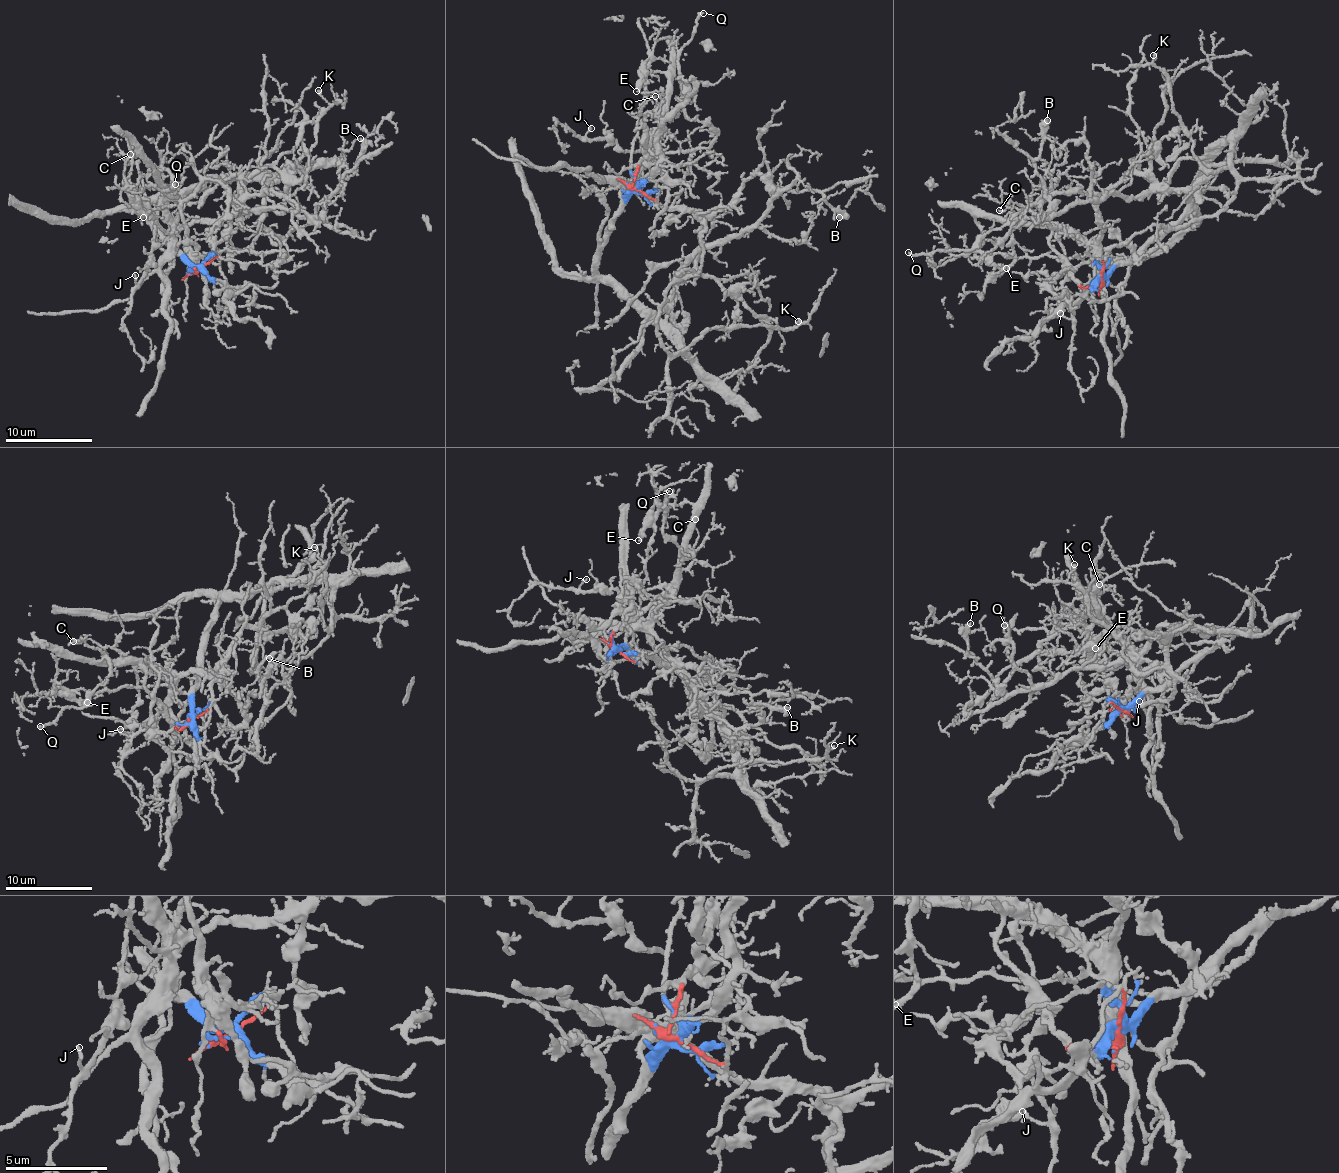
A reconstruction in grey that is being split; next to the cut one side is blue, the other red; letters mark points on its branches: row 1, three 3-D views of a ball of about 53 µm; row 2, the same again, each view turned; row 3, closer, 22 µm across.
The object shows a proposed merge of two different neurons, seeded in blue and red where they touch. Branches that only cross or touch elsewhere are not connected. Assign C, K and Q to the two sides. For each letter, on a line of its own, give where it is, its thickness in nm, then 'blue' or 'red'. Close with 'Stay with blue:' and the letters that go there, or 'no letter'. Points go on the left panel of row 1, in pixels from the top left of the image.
C: (130, 154) | 140 nm | red
K: (318, 90) | 160 nm | blue
Q: (175, 184) | 240 nm | red
Stay with blue: K

